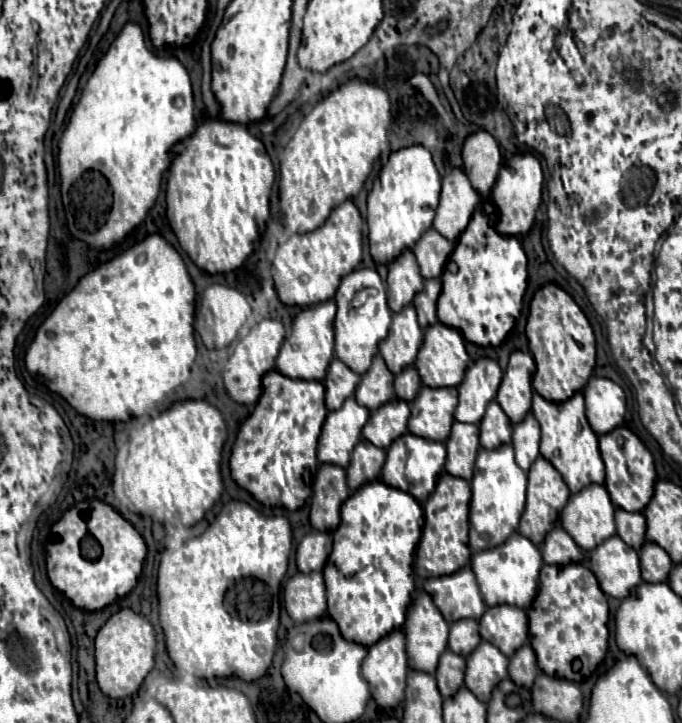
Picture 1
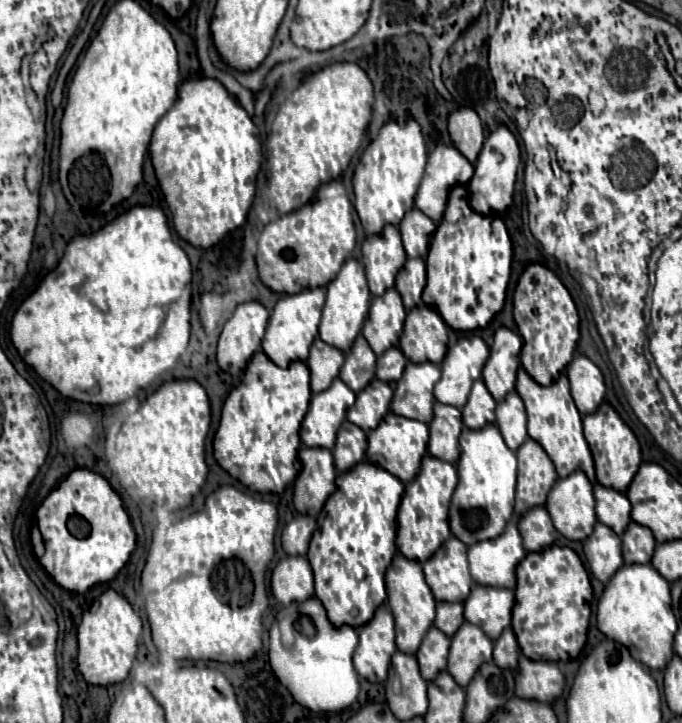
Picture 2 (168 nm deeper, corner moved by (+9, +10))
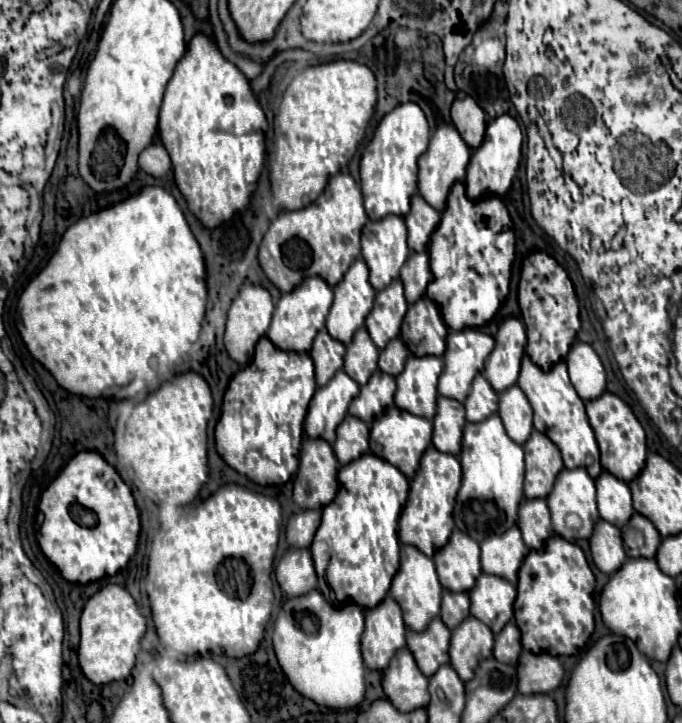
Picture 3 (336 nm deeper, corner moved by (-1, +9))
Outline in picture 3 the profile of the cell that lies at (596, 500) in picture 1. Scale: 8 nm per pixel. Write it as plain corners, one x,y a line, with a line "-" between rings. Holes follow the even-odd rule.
580,468
580,470
562,470
556,478
556,484
550,492
550,496
546,498
546,504
550,508
550,514
552,514
552,526
556,530
556,534
560,534
562,538
566,540
580,540
580,538
590,538
592,536
592,530
596,526
596,522
600,520
598,516
598,508
596,508
596,486
594,486
594,480
590,478
590,474
-
568,514
578,514
580,520
582,520
582,526
578,530
572,530
566,526
566,516

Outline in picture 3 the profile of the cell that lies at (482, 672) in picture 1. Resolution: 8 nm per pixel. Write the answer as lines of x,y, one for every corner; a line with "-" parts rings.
468,616
456,630
452,630
450,640
450,664
456,674
468,682
472,678
480,660
492,656
494,634
484,626
484,622

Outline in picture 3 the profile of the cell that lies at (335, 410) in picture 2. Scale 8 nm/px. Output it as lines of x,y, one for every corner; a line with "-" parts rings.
338,370
324,388
316,390
308,408
304,432
310,438
324,438
332,444
336,440
336,426
344,420
348,406
358,392
360,386
344,370

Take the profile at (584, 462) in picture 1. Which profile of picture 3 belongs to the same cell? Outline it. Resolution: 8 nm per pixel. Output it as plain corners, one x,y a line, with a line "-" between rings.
524,356
518,386
528,396
530,404
534,408
534,428
538,432
546,434
560,448
564,466
568,470
586,468
592,478
598,478
602,474
602,466
600,466
600,452
598,452
596,436
588,422
584,402
576,394
572,382
568,378
568,370
566,370
564,362
558,362
548,372
544,372
528,356

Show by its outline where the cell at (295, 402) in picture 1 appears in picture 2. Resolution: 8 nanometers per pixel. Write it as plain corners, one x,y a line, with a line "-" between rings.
262,351
254,353
240,385
226,395
222,405
220,425
214,435
218,465
252,491
282,493
298,475
298,429
310,397
310,371
306,363
292,361
282,369

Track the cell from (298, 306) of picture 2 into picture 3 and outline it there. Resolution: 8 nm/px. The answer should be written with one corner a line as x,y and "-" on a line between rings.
304,278
304,282
296,290
284,294
276,304
272,324
266,336
272,340
274,346
280,346
280,350
308,352
312,348
312,338
316,338
316,334
326,324
330,306
332,306
332,288
322,278

